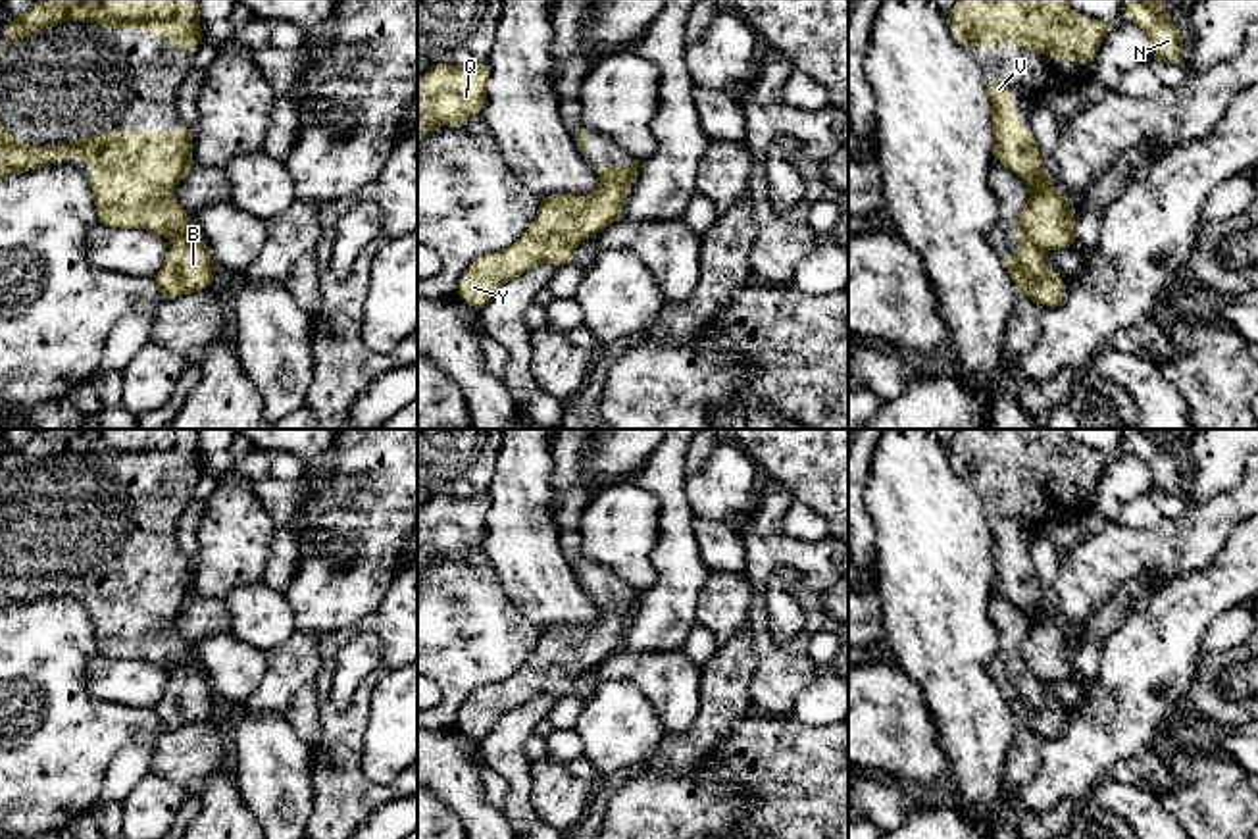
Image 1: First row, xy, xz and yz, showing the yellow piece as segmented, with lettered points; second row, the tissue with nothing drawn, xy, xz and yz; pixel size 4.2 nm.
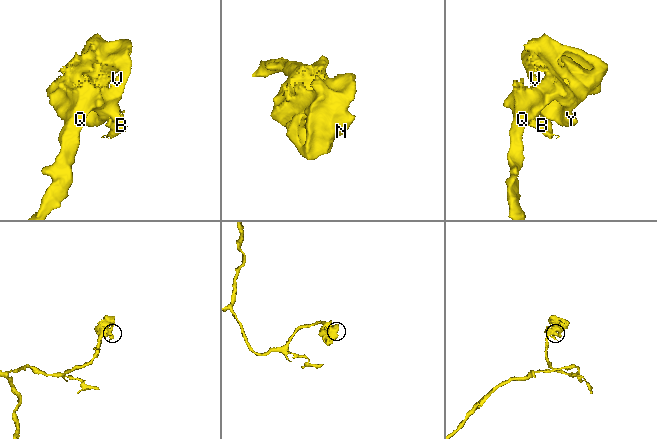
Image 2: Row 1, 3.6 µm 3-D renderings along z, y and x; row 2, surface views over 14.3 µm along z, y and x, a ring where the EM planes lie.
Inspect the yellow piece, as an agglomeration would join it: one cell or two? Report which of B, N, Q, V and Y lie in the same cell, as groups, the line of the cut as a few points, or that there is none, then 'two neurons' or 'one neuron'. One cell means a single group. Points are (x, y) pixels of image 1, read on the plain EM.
B / N Q V Y | yz (1020, 649), (1026, 672), (1041, 682) | two neurons

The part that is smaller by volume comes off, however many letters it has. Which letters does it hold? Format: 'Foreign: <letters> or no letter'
Foreign: B

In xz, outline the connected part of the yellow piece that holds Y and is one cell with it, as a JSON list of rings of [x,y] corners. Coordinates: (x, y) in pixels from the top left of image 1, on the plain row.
[[[602,608],[589,627],[548,625],[523,668],[510,679],[473,691],[458,712],[458,729],[481,741],[508,712],[546,693],[556,699],[575,687],[575,677],[621,648],[629,618]]]

